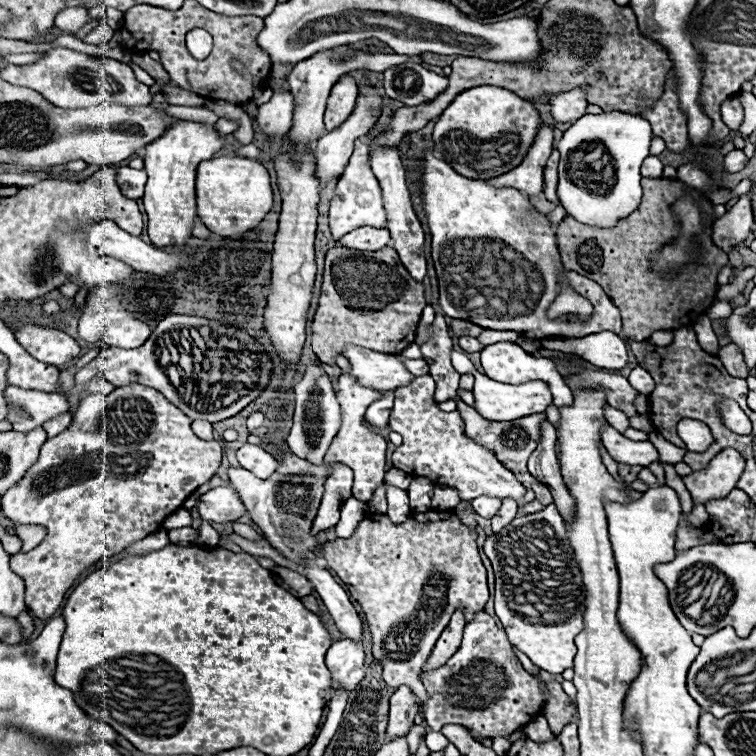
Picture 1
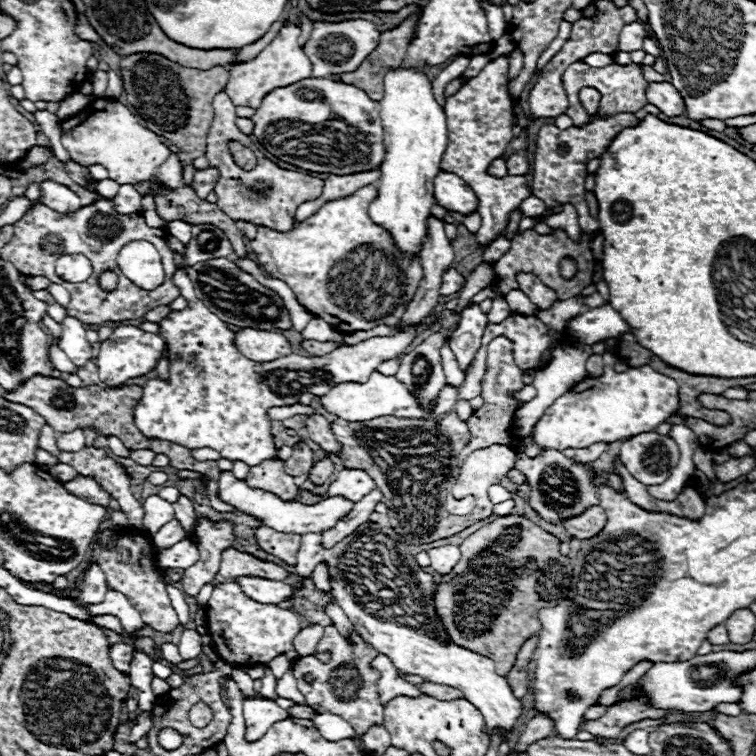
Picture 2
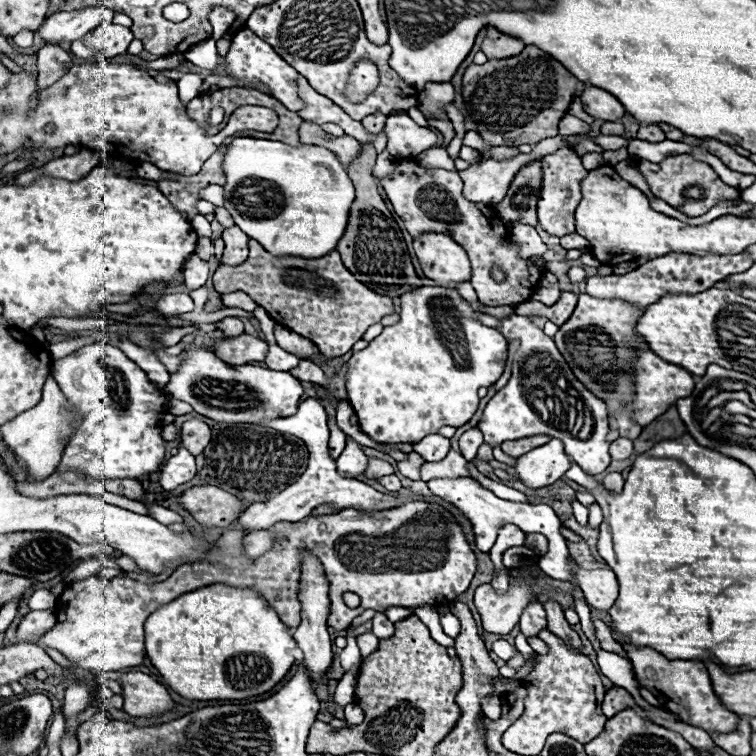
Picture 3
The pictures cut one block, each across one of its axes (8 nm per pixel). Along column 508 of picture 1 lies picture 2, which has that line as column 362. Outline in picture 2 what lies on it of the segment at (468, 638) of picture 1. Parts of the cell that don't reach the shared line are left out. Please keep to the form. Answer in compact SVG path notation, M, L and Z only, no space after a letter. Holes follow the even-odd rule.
M326 626L316 652L320 654L330 652L330 660L320 662L314 656L300 656L294 666L294 676L298 680L298 690L304 694L310 708L314 708L316 712L330 712L342 716L356 730L356 734L362 736L370 728L370 724L382 724L384 716L382 716L382 702L376 690L380 672L372 668L372 660L378 656L378 652L374 652L374 648L362 642L356 634L354 642L356 648L350 648L334 626ZM340 666L350 666L350 668L340 668ZM304 674L312 674L314 682L308 684L304 680Z

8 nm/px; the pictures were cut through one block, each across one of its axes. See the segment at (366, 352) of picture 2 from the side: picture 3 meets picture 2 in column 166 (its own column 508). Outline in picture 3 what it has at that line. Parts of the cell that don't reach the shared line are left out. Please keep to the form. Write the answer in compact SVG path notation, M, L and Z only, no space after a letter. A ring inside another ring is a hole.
M506 316L502 318L500 330L508 342L518 340L518 350L512 358L512 376L508 384L498 390L486 404L478 428L484 432L484 442L490 446L520 440L528 436L546 434L558 438L564 444L564 452L586 472L600 474L608 468L608 414L602 398L592 394L564 362L554 340L544 334L544 330L520 330L526 326L526 316ZM548 368L548 370L546 370ZM526 370L526 372L524 372ZM546 370L546 372L544 372Z

